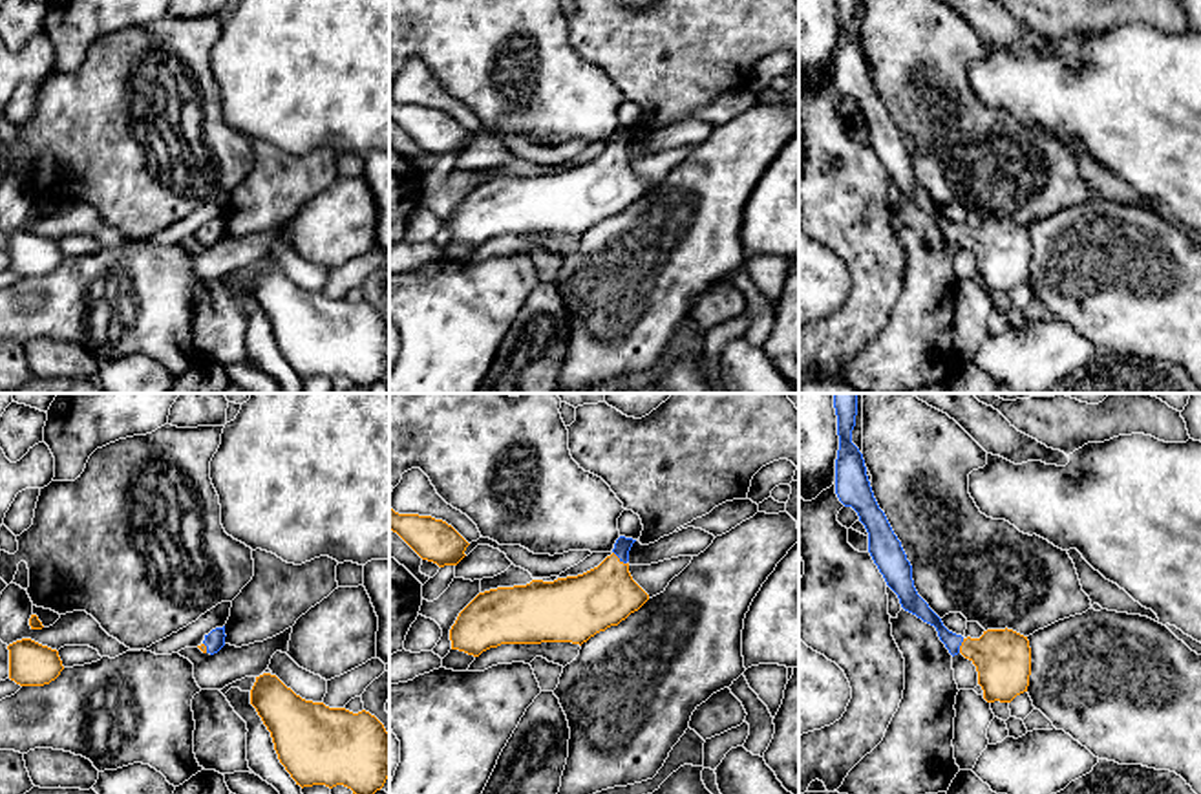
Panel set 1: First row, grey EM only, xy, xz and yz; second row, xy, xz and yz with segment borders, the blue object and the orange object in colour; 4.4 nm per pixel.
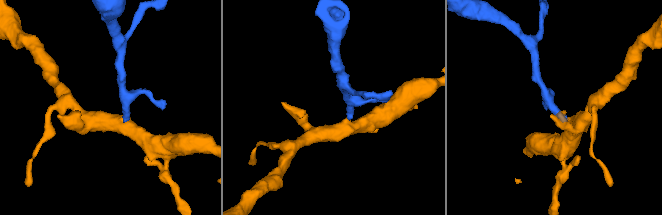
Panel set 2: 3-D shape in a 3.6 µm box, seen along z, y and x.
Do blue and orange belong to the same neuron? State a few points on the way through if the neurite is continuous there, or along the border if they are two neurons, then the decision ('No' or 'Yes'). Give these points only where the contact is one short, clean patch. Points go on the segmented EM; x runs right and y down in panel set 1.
Path across: xz (622, 546), (620, 558), (611, 582), (591, 602). Yes

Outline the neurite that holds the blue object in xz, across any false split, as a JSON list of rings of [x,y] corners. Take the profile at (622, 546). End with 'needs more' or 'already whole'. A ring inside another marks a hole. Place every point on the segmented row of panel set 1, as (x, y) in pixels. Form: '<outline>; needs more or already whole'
[[[620,536],[612,554],[598,567],[554,582],[532,580],[526,585],[497,587],[479,593],[450,629],[452,649],[479,657],[501,644],[572,642],[583,644],[600,631],[618,626],[638,611],[649,595],[629,573],[629,551],[636,540]]]; needs more

